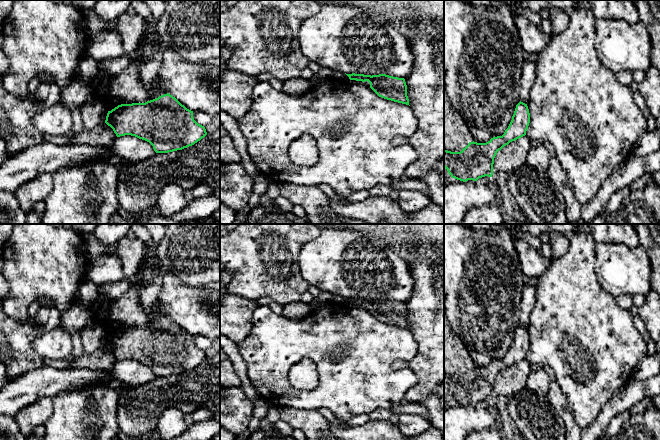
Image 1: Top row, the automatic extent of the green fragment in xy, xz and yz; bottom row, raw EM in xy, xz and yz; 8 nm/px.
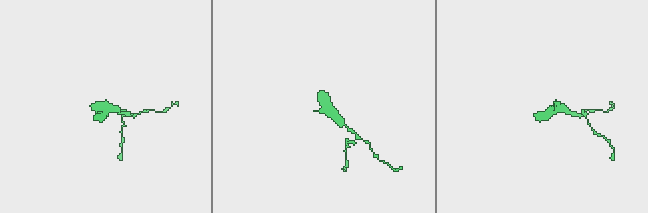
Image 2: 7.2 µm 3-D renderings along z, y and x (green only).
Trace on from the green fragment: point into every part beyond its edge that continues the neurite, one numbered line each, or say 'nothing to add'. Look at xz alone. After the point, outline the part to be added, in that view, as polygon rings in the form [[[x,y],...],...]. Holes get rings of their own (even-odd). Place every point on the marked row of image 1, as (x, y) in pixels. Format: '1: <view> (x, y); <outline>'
nothing to add

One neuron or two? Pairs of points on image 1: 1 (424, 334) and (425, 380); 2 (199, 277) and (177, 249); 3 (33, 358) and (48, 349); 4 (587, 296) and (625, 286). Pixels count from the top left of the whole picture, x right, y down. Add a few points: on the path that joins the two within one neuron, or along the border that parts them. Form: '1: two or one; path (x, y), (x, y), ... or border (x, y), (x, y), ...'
1: one; path (426, 345), (426, 369)
2: one; path (196, 270), (184, 256)
3: two; border (36, 335), (32, 341), (32, 348), (44, 358)
4: two; border (596, 270), (598, 282), (614, 295)

